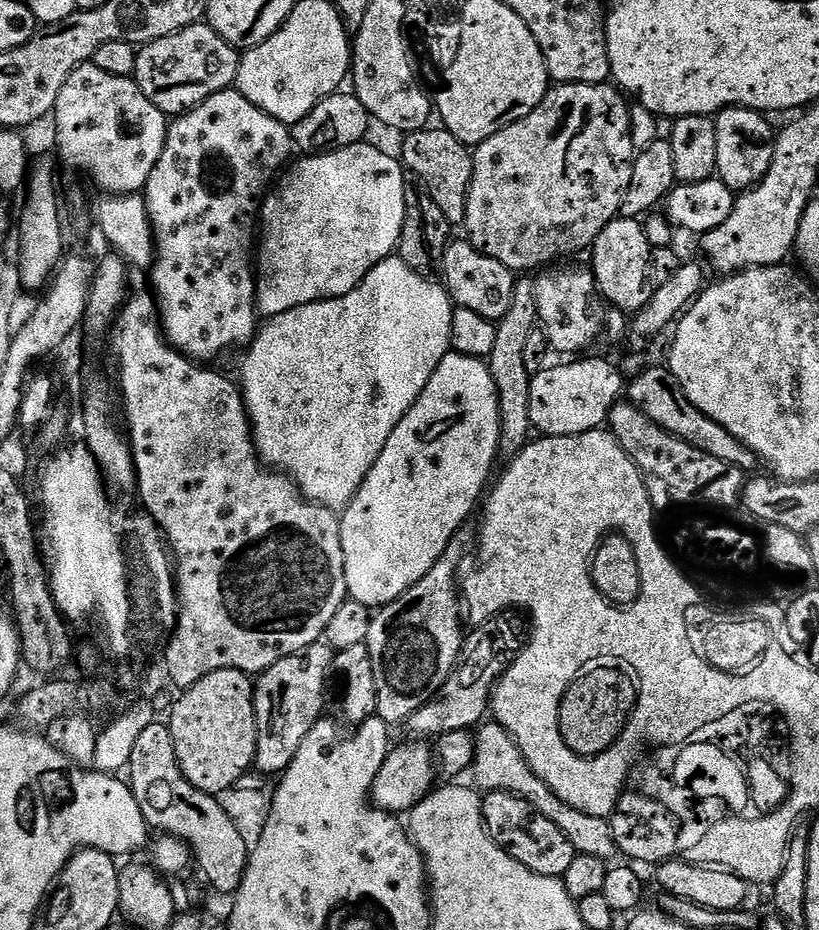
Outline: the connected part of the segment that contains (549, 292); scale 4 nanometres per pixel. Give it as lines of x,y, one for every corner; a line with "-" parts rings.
558,264
545,269
535,281
535,294
539,321
548,335
551,349
572,356
583,353
582,350
601,337
605,311
591,269
566,265

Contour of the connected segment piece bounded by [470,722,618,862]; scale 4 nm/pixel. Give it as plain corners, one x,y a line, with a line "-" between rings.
484,722
479,725
476,732
476,757
472,762
470,772
471,775
476,775
477,782
475,783
484,792
512,792
515,796
520,796
526,802
530,802
530,806
534,806
538,814
550,818
550,822
554,822
554,826
558,826
558,830
562,830
562,834
570,838
574,850
579,855
593,856
605,862
611,861
612,855
617,855
611,823
598,816
582,814
582,810
574,810
574,806
566,806
562,798
555,796
546,786
546,782
542,782
542,778
538,778
538,774
530,770
522,750
501,724

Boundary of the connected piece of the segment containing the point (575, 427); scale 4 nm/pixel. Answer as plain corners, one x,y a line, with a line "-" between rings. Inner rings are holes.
584,358
558,366
547,365
532,376
530,418
541,435
566,437
597,431
607,423
613,406
619,403
626,386
621,369
604,358

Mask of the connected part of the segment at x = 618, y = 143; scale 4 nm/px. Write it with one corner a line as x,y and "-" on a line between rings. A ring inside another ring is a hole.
611,83
549,87
543,102
529,116
475,145
463,223
468,228
467,239
513,274
532,274
535,268
563,261
563,256
587,253
605,226
620,216
636,154
630,138
630,104
619,87

